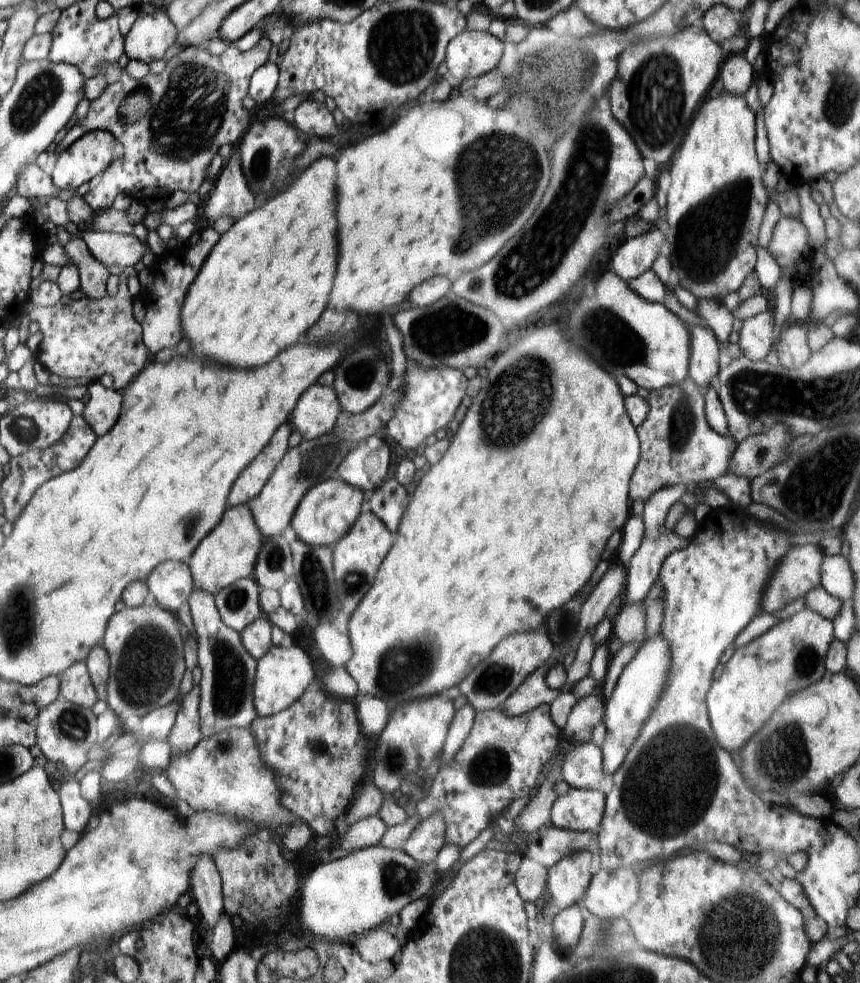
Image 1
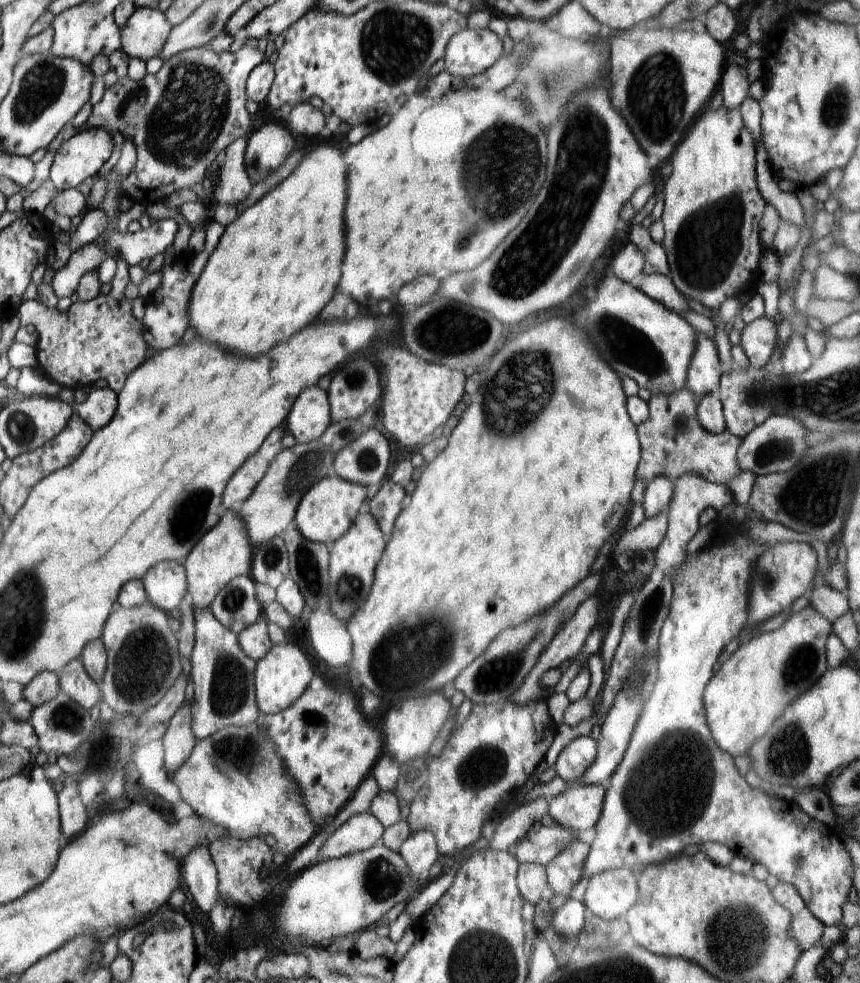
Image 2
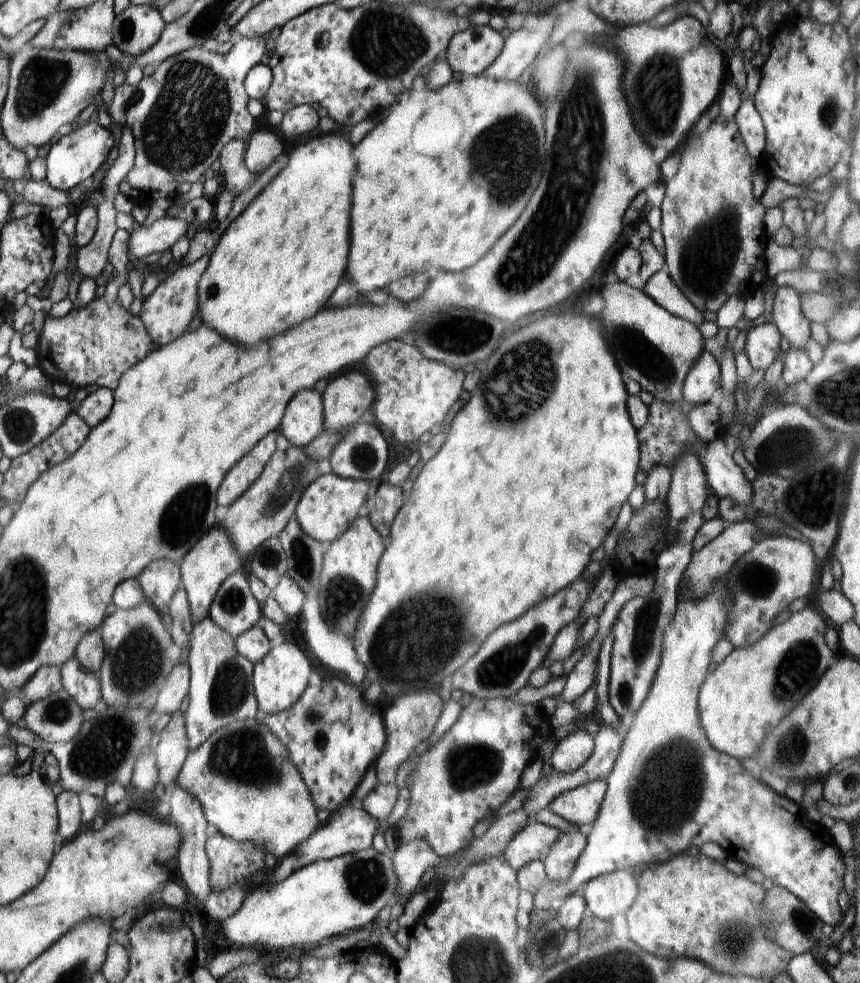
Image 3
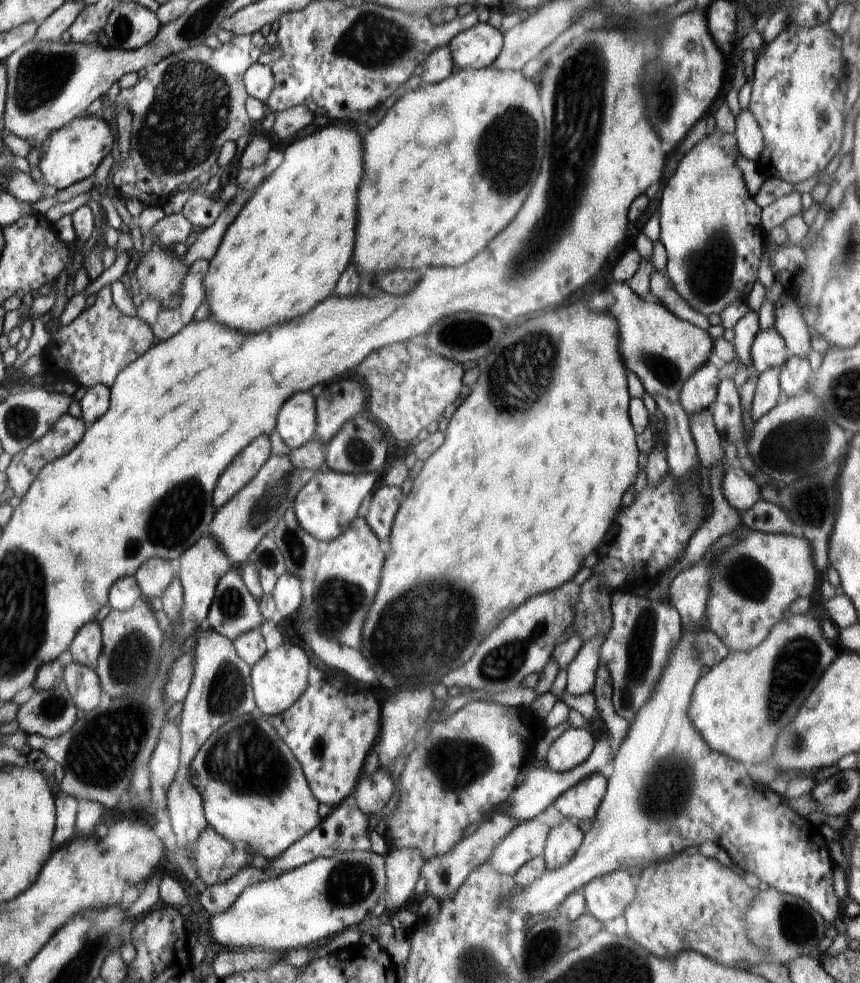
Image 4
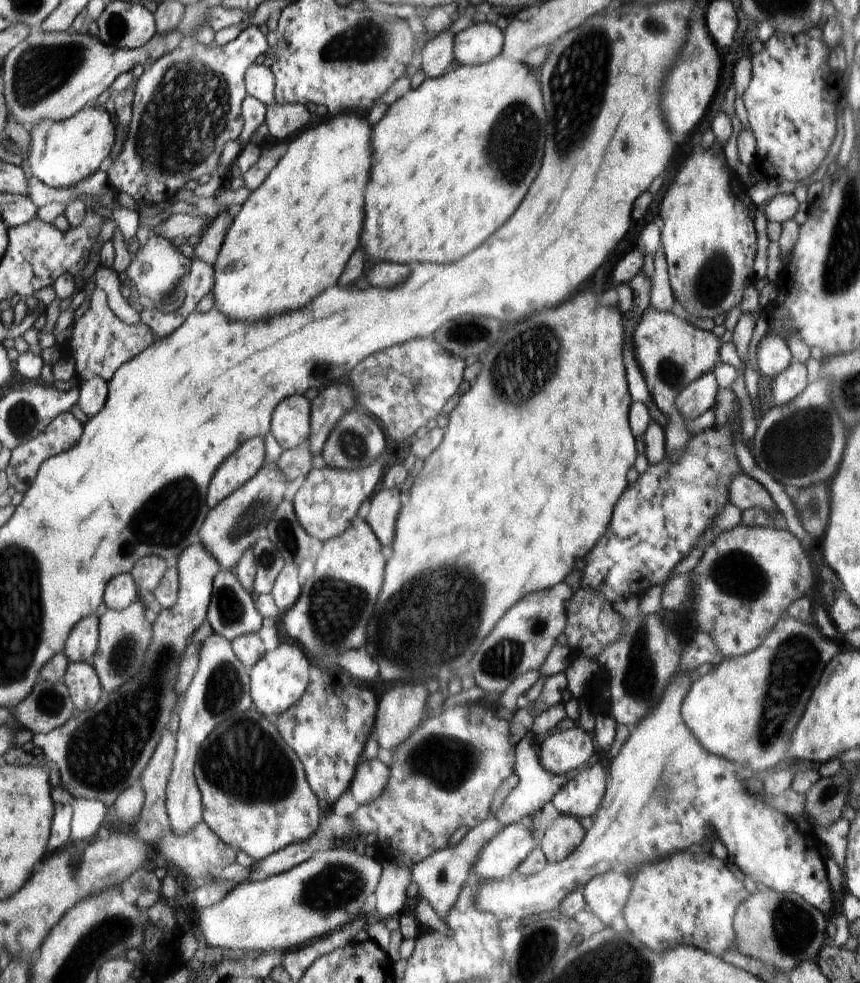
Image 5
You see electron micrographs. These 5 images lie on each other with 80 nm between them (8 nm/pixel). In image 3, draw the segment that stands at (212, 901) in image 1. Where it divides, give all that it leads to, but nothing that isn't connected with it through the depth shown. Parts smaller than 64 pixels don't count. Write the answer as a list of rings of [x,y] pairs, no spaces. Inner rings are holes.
[[[175,784],[173,795],[170,798],[170,806],[170,820],[181,832],[181,845],[176,853],[180,876],[188,887],[186,890],[190,890],[199,904],[204,904],[206,898],[210,896],[210,892],[214,891],[214,885],[211,884],[211,861],[206,851],[206,828],[208,828],[208,823],[203,812],[203,806],[193,794],[188,793],[179,784]]]

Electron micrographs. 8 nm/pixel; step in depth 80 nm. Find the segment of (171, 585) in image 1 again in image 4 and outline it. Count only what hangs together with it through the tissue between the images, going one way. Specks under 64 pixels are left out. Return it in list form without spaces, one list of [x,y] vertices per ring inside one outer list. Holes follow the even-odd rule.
[[[156,557],[148,559],[135,572],[134,578],[142,591],[143,598],[163,598],[174,579],[170,562]]]

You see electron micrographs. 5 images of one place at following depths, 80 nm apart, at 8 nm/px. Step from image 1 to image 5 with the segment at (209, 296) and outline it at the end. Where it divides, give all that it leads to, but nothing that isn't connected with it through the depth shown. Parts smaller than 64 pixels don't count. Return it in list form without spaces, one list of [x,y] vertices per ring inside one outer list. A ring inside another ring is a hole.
[[[350,113],[338,114],[320,126],[311,124],[288,141],[284,156],[276,162],[264,182],[250,192],[241,204],[214,262],[212,294],[215,305],[224,308],[232,320],[256,322],[276,314],[300,310],[338,282],[348,258],[360,244],[364,190],[370,178],[372,162],[370,136],[372,130],[367,118],[360,120]]]

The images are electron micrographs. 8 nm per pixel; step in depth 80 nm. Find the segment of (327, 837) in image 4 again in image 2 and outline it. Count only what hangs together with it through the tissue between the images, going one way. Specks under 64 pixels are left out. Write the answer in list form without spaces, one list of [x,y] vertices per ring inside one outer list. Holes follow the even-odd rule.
[[[371,812],[354,815],[328,839],[320,854],[337,859],[338,856],[368,850],[381,843],[384,830],[382,823]]]

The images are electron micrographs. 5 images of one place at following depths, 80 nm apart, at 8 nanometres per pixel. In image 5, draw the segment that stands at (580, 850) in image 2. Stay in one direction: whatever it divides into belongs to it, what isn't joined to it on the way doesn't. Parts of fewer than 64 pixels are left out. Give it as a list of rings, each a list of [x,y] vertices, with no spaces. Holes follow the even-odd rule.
[[[561,814],[540,838],[540,848],[548,862],[563,861],[584,838],[584,828],[574,815]]]

